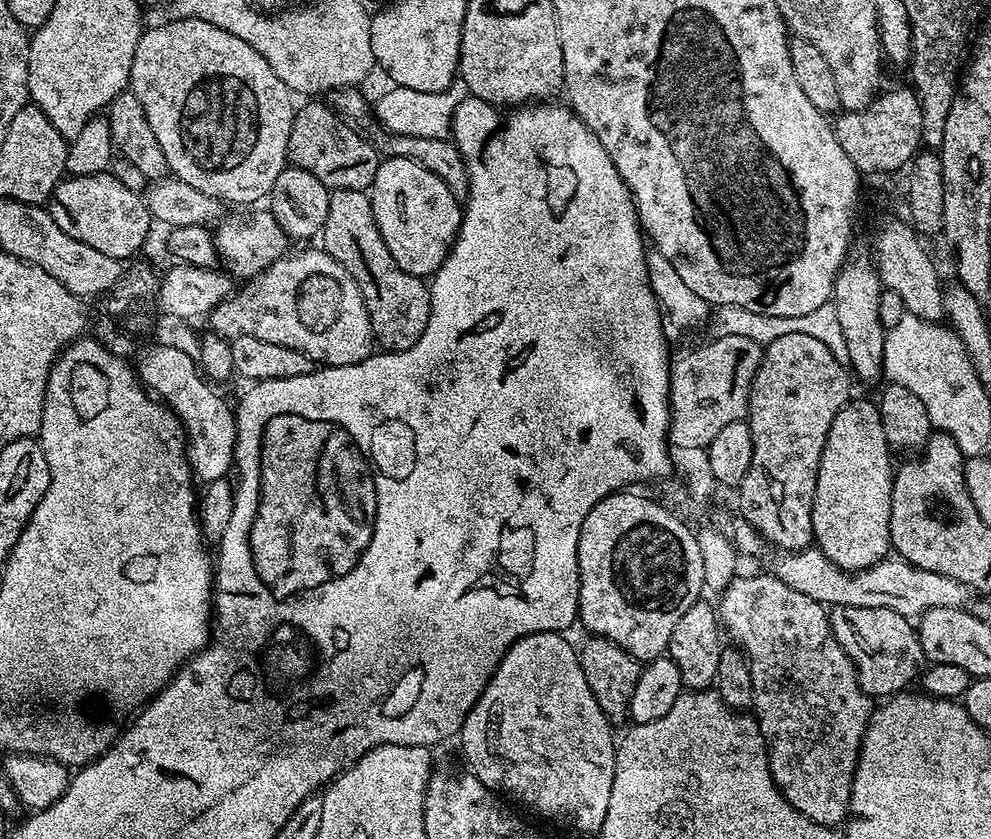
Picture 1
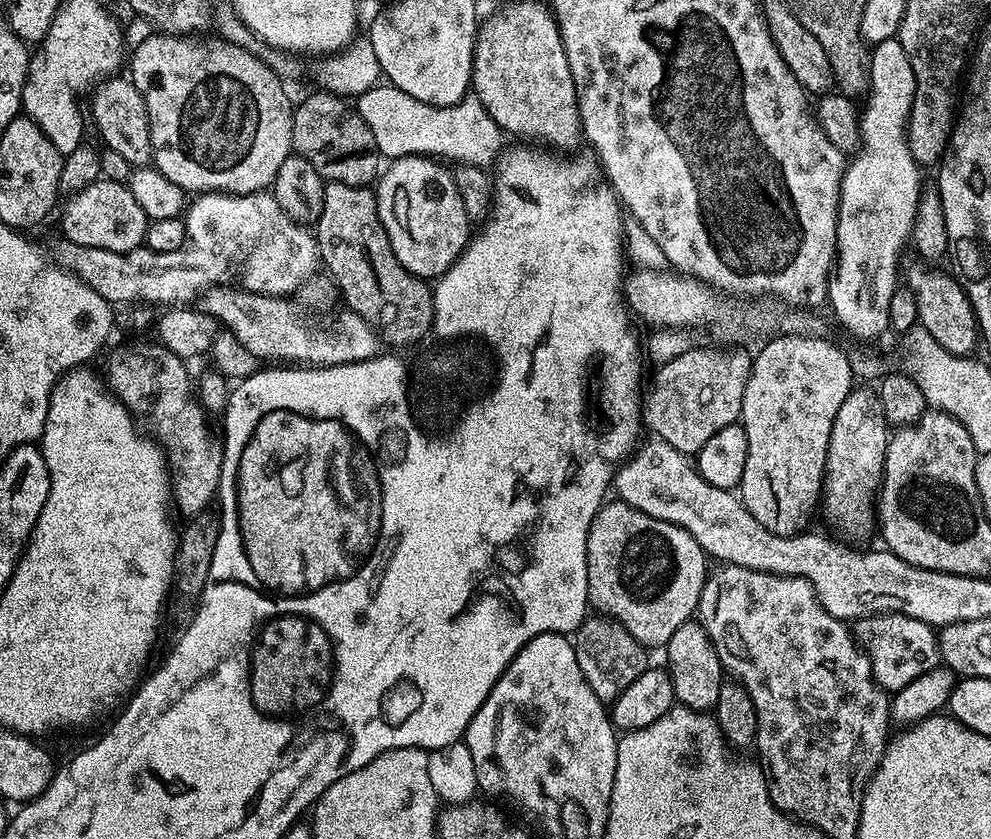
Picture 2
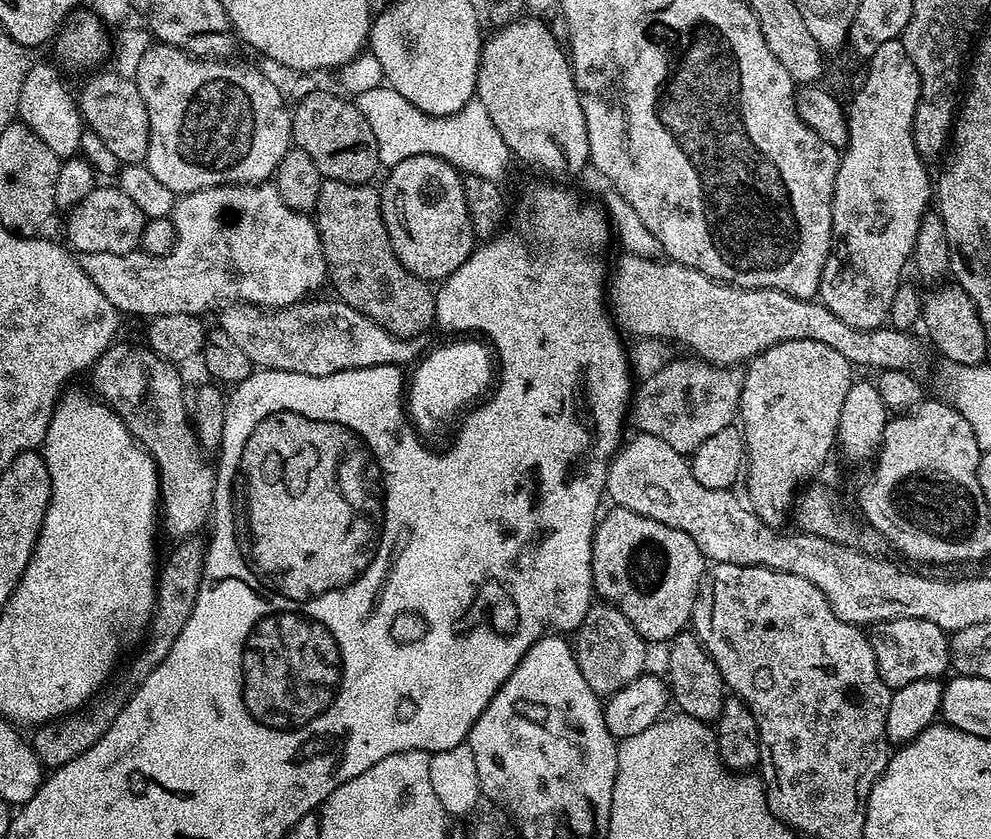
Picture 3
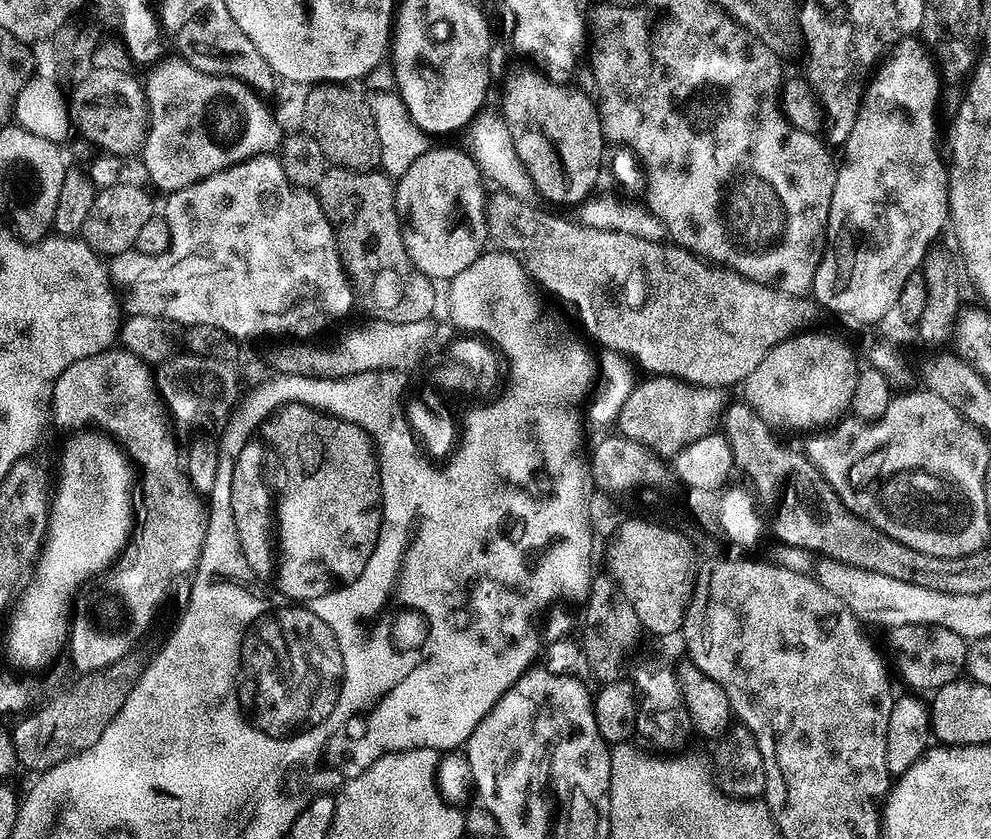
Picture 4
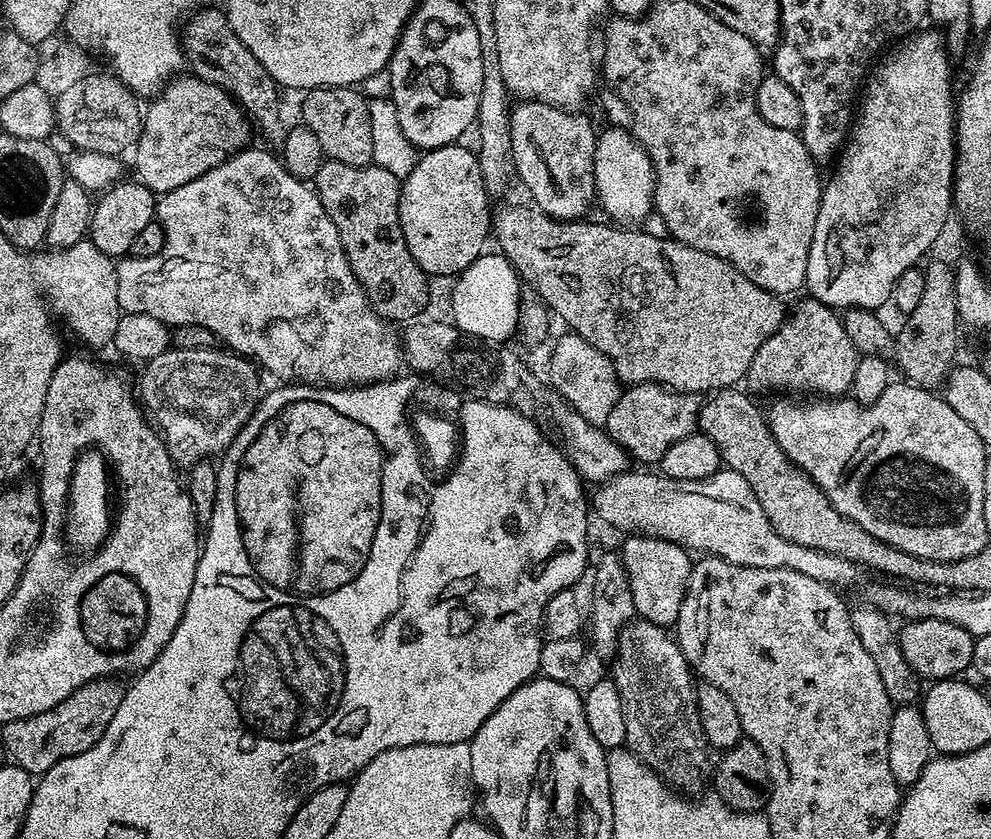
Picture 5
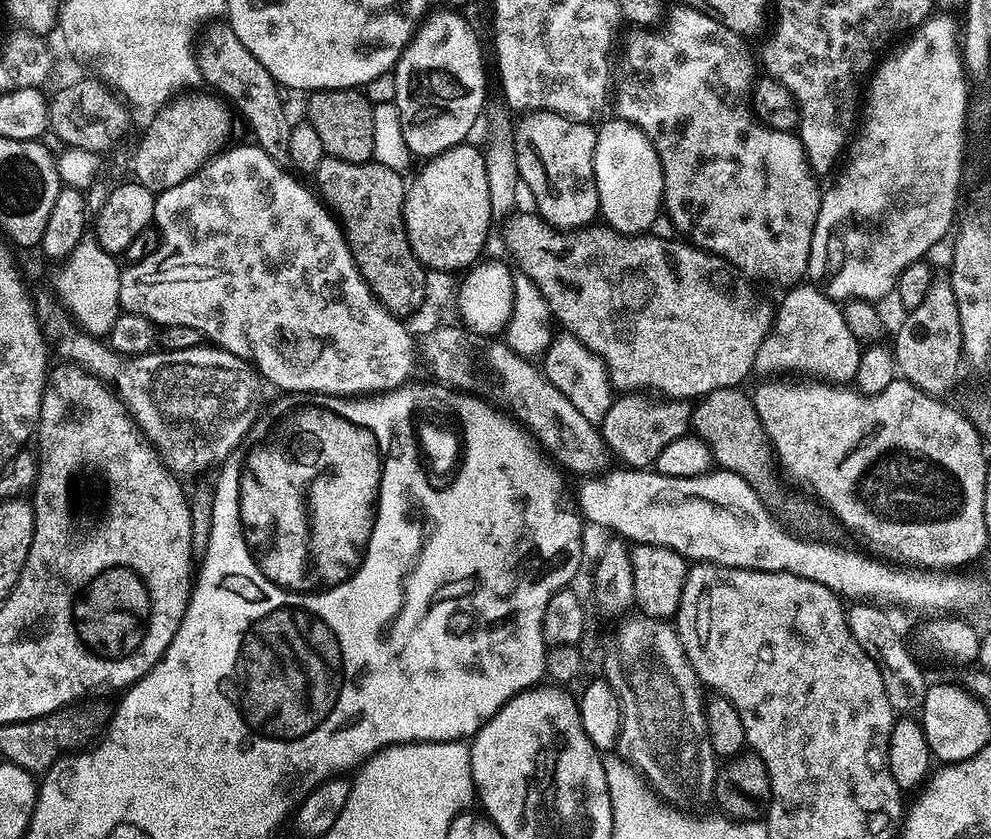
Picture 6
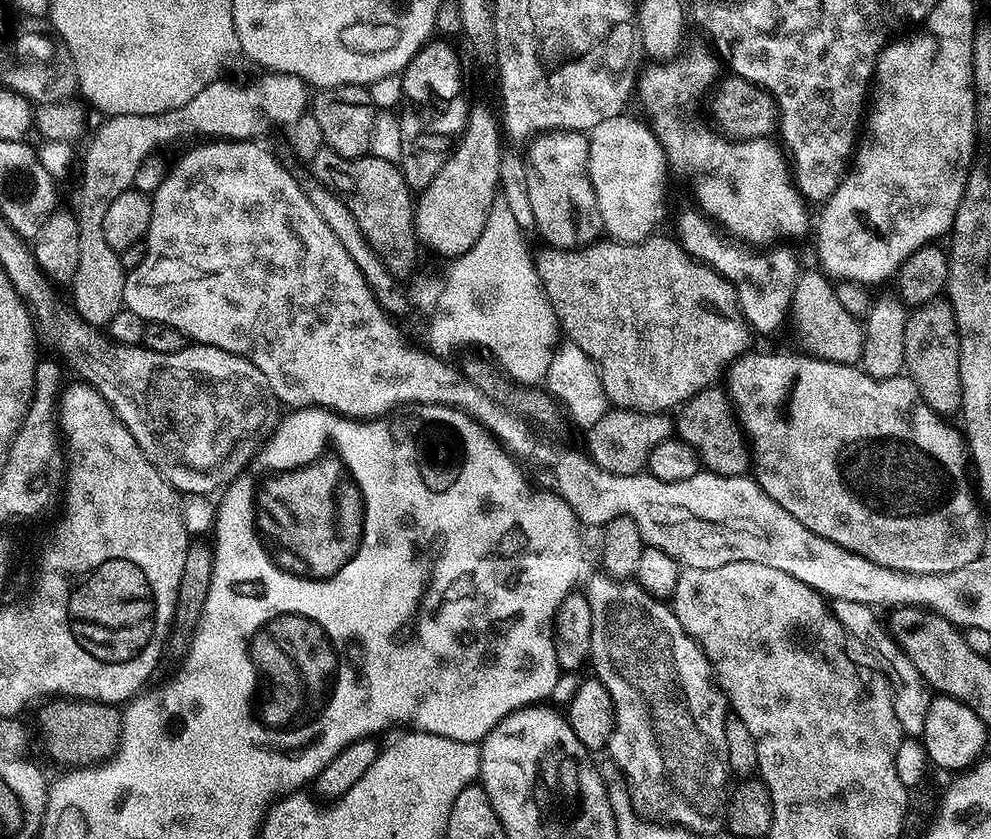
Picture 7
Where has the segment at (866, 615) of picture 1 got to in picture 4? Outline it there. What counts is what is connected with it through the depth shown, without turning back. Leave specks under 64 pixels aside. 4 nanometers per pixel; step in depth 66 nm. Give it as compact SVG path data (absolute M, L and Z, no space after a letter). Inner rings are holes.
M907 624L887 629L886 636L888 648L896 659L895 675L897 672L909 684L909 689L920 694L931 694L937 688L961 679L965 671L964 662L968 657L969 641L954 634L954 630L929 624Z

